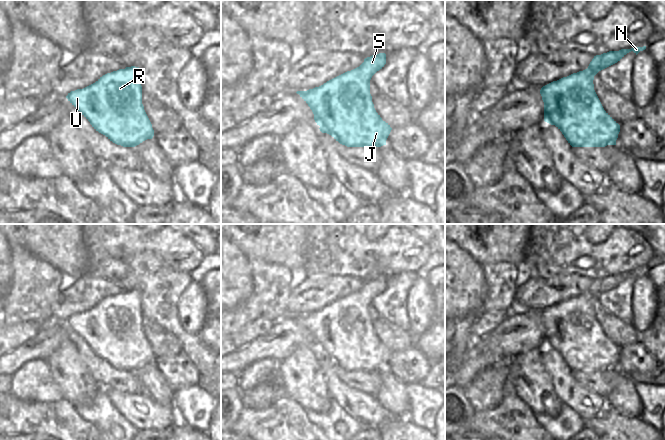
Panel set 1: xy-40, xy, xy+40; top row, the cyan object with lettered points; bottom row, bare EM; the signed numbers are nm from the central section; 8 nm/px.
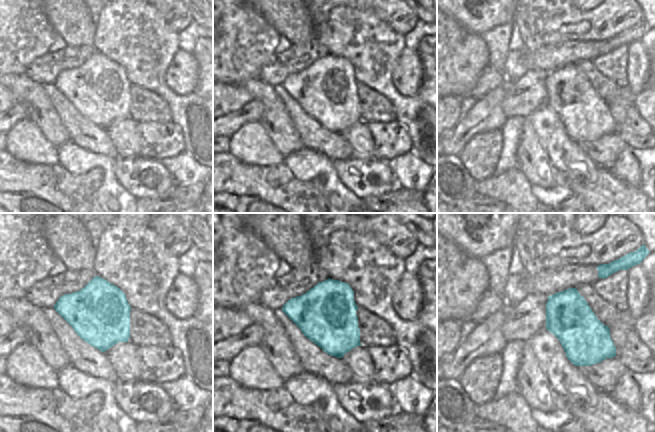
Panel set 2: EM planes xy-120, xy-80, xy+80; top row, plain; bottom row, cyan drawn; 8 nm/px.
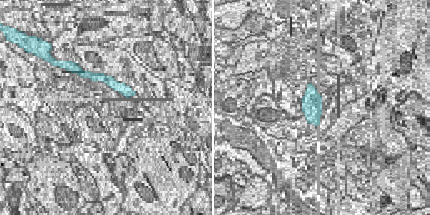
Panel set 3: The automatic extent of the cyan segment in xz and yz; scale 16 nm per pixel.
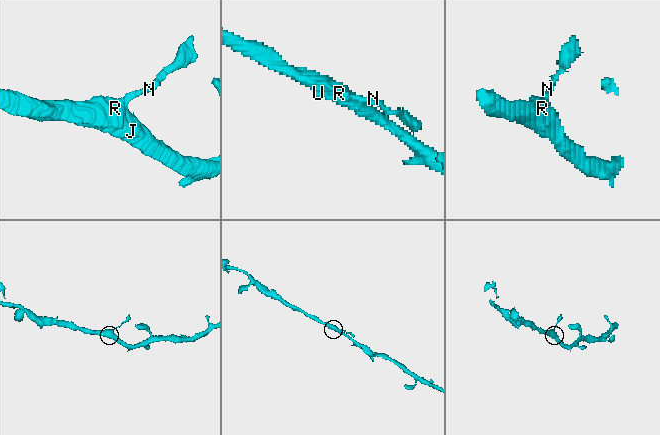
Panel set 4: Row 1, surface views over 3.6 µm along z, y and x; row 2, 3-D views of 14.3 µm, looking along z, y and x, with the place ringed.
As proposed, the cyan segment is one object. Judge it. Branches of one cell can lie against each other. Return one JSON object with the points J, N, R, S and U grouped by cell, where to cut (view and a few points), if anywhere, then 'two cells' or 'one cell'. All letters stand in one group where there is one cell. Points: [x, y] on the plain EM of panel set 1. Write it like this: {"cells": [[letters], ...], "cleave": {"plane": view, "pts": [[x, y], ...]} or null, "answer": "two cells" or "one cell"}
{"cells": [["J", "N", "R", "S", "U"]], "cleave": null, "answer": "one cell"}

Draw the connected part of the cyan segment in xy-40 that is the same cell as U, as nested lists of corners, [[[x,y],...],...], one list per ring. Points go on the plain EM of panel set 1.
[[[139,291],[107,297],[66,322],[96,355],[117,369],[135,371],[154,360],[142,328]]]

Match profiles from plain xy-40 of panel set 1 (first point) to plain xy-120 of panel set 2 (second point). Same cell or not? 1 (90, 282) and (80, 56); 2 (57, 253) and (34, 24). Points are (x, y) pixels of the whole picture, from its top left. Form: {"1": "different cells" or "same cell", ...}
{"1": "same cell", "2": "different cells"}

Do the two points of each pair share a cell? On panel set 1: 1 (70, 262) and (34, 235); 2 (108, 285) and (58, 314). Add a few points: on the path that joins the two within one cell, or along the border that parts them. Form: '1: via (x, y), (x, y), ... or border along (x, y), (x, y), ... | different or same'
1: via (61, 253), (43, 235) | same
2: via (96, 289), (90, 289), (81, 297), (70, 302) | same

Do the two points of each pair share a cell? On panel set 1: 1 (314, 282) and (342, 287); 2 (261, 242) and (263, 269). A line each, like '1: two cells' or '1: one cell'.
1: one cell
2: two cells

